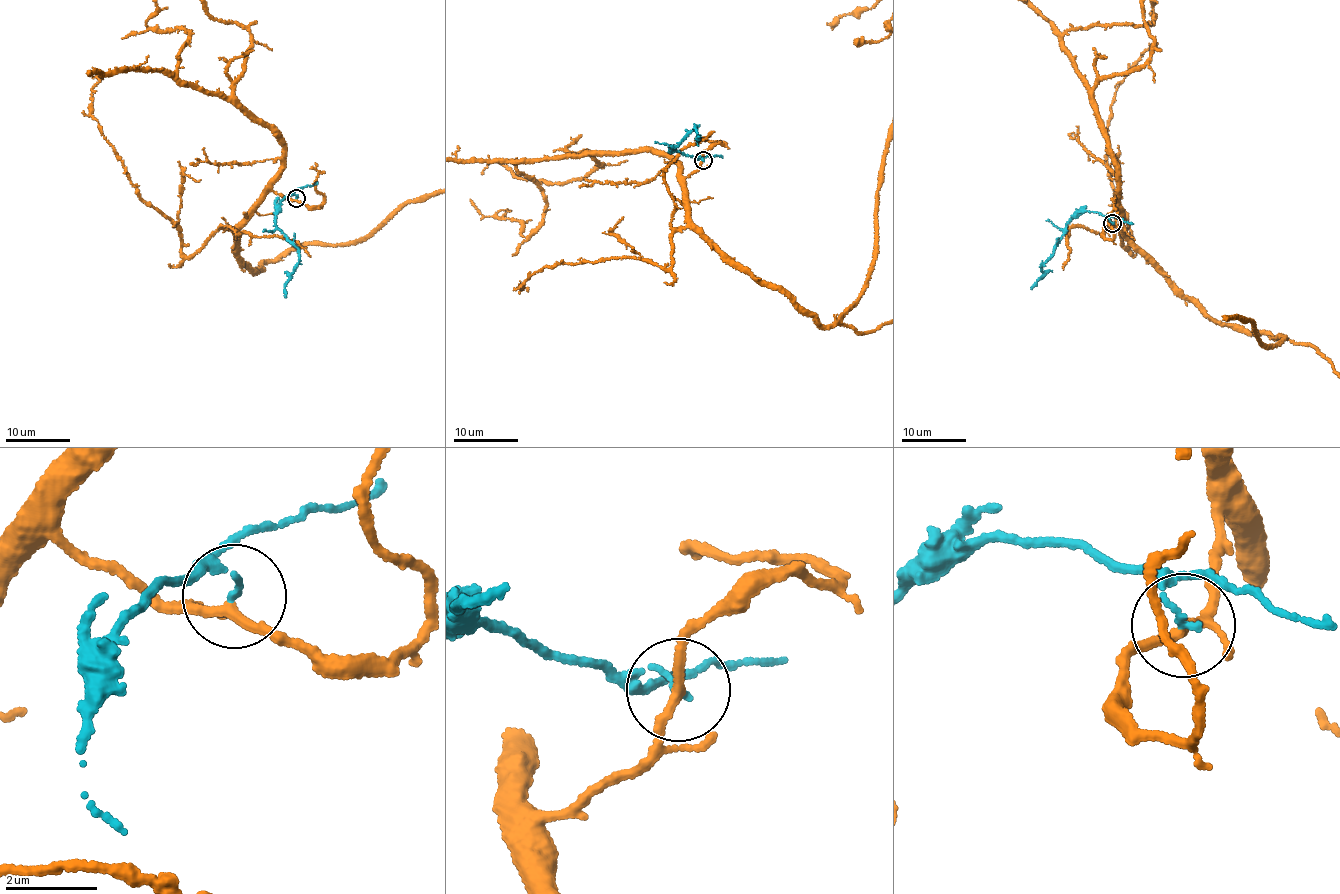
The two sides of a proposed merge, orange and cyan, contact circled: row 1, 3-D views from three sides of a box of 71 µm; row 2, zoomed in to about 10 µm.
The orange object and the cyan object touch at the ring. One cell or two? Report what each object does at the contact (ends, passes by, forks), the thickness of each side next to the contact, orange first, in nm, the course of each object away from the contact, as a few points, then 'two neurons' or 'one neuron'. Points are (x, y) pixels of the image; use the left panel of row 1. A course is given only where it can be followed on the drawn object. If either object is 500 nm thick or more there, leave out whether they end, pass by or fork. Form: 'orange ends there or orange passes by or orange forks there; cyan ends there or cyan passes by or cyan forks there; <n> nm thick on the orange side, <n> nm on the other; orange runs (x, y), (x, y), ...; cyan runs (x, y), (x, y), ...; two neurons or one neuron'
orange passes by; cyan ends there; 190 nm thick on the orange side, 130 nm on the other; cyan runs (296, 198), (289, 194), (280, 200), (276, 217), (275, 226), (299, 256), (285, 285), (285, 297); two neurons

